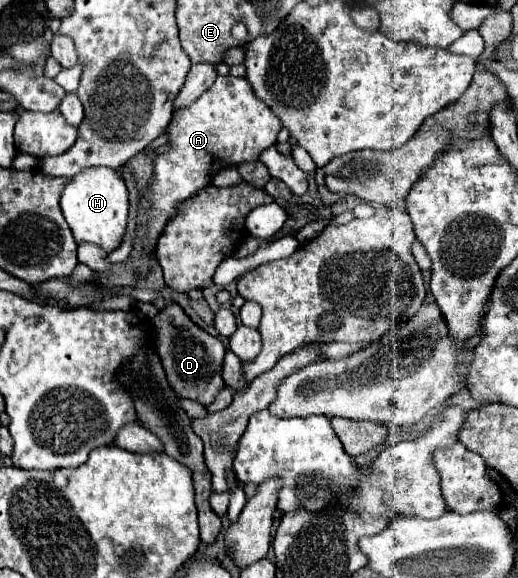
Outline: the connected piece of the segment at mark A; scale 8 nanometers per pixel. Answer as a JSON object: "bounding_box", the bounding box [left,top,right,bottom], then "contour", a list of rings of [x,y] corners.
{"bounding_box":[147,76,281,242],"contour":[[[217,76],[209,90],[205,90],[189,108],[175,114],[165,132],[173,150],[157,154],[153,160],[155,178],[151,184],[147,240],[157,242],[167,220],[175,214],[177,204],[209,186],[217,170],[241,164],[245,160],[257,160],[267,146],[277,142],[279,130],[281,120],[253,94],[253,88],[245,78]]]}

